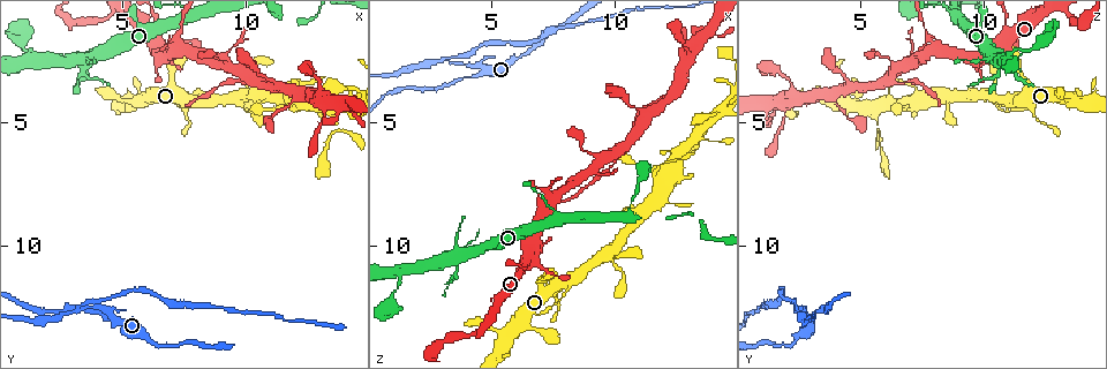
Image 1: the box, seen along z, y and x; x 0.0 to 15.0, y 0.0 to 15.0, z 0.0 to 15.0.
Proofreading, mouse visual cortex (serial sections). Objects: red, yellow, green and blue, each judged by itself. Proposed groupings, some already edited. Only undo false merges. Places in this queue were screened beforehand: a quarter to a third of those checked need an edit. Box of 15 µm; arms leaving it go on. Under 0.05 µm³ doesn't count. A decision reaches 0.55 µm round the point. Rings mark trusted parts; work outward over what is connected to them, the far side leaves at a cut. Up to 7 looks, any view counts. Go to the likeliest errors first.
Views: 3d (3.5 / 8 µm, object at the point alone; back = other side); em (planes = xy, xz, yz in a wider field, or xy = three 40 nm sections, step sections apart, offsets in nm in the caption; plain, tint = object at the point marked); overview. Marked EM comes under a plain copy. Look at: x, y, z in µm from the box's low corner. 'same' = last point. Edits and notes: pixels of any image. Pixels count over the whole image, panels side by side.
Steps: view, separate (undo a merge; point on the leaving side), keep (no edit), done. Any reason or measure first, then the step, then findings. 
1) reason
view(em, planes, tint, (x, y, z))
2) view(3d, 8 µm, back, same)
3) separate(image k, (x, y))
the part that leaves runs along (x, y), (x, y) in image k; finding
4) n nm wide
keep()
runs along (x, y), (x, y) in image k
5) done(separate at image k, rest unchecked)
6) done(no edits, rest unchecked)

branch point
view(3d, 3.5 µm, (10.2, 3.4, 6.3))

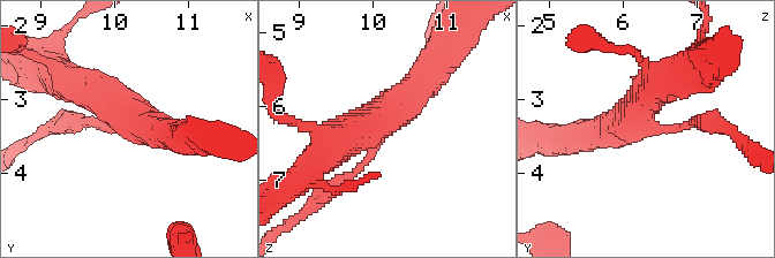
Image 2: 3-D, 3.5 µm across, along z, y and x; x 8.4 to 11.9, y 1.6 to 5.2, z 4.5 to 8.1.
3 arms; arms of 100, 450, 450 nm
view(em, planes, tint, (10.10, 3.40, 6.35))

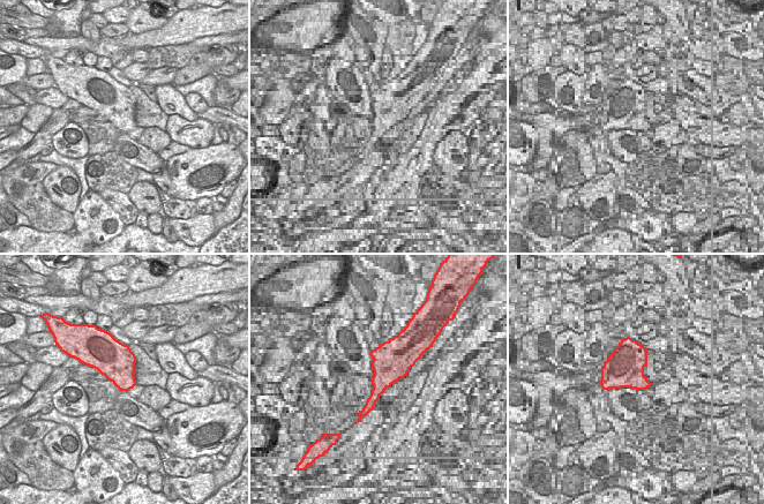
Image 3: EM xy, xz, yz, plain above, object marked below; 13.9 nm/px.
480 nm wide
keep()
runs along (320, 158), (388, 114), (433, 69) in image 2; one cell here

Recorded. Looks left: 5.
thick turns thin
view(3d, 3.5 µm, back, (14.1, 5.3, 5.7))

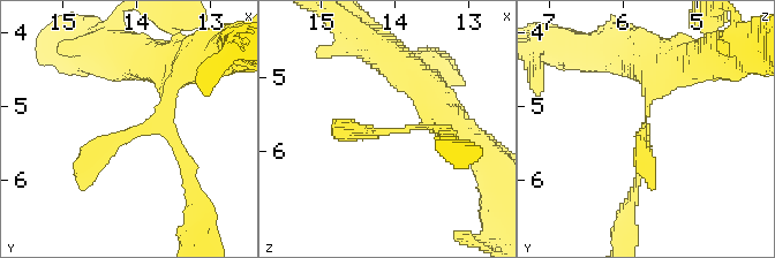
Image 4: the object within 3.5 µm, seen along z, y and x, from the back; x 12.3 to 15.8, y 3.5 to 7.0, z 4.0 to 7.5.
need the tissue
view(em, xy, step 1, tint, (14.00, 5.30, 5.70))

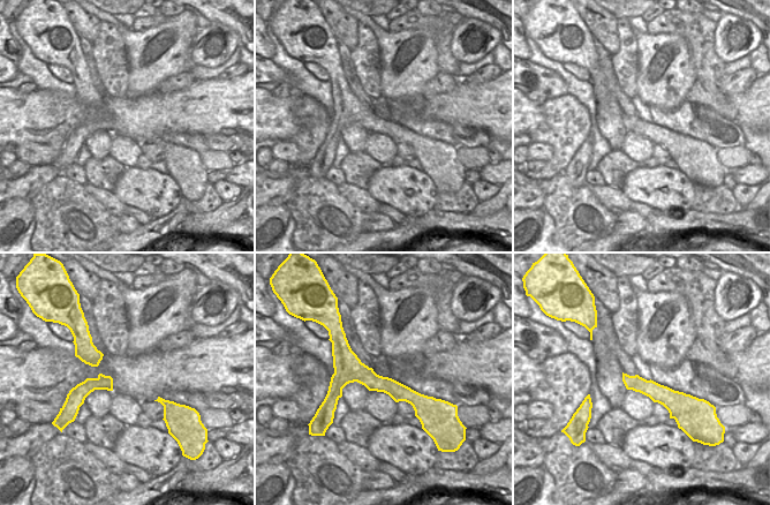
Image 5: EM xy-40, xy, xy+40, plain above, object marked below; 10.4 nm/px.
200 nm wide
keep()
runs along (334, 389), (367, 376), (430, 400) in image 5; all the same cell

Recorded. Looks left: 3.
arms part here
view(3d, 3.5 µm, (3.5, 2.5, 10.5))

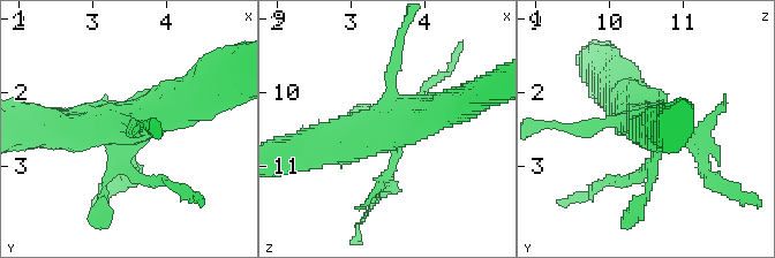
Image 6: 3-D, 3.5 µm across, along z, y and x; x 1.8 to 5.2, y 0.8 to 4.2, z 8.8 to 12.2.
view(em, planes, tint, (3.45, 2.40, 10.50))

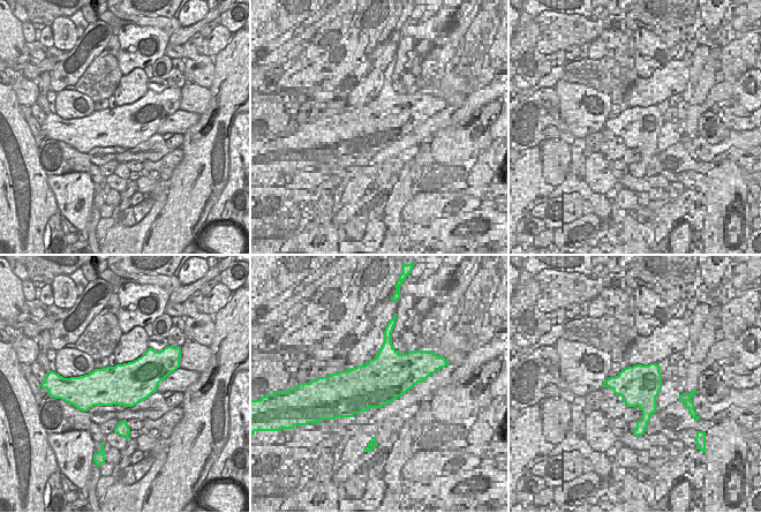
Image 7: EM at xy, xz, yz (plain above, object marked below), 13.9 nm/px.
cut it another way
view(em, xy, step 5, tint, same)

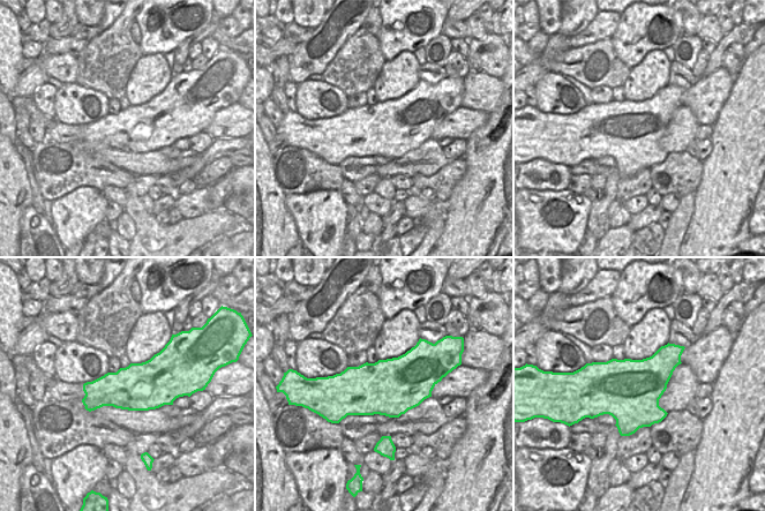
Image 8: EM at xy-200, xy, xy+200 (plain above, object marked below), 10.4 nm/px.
separate(image 6, (704, 133))
the part that leaves runs along (396, 152), (392, 188), (368, 211) in image 6; two cells meet here

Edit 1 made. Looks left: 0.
done(separate at image 6, rest unchecked)

